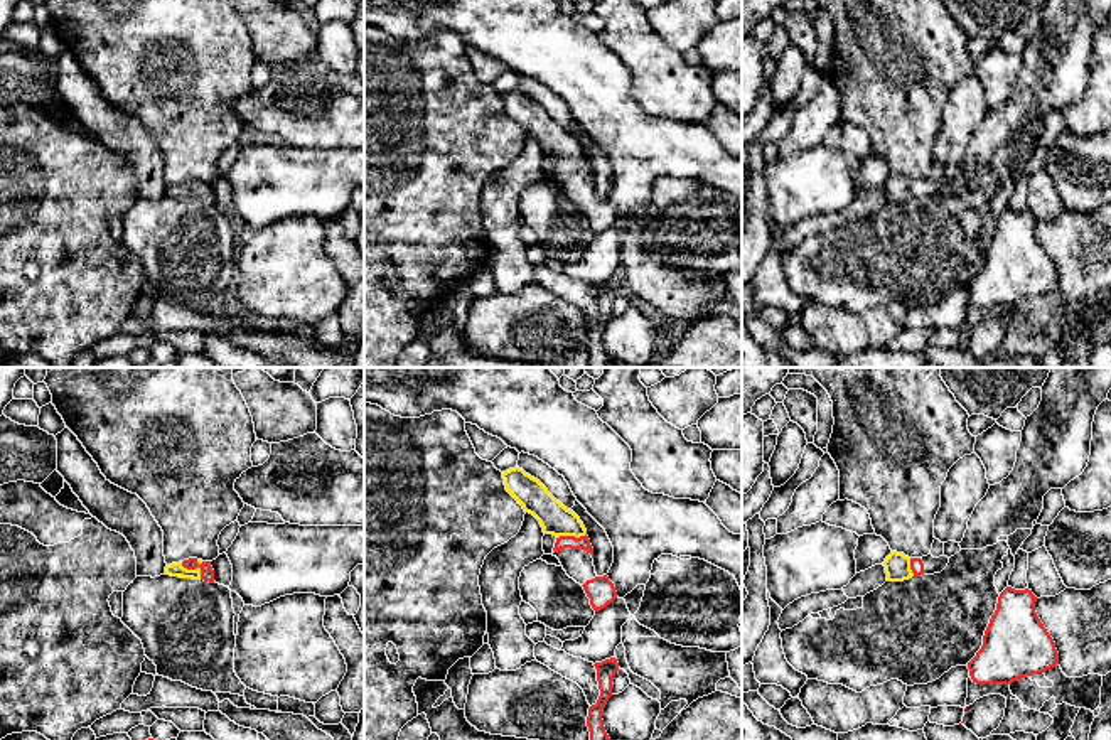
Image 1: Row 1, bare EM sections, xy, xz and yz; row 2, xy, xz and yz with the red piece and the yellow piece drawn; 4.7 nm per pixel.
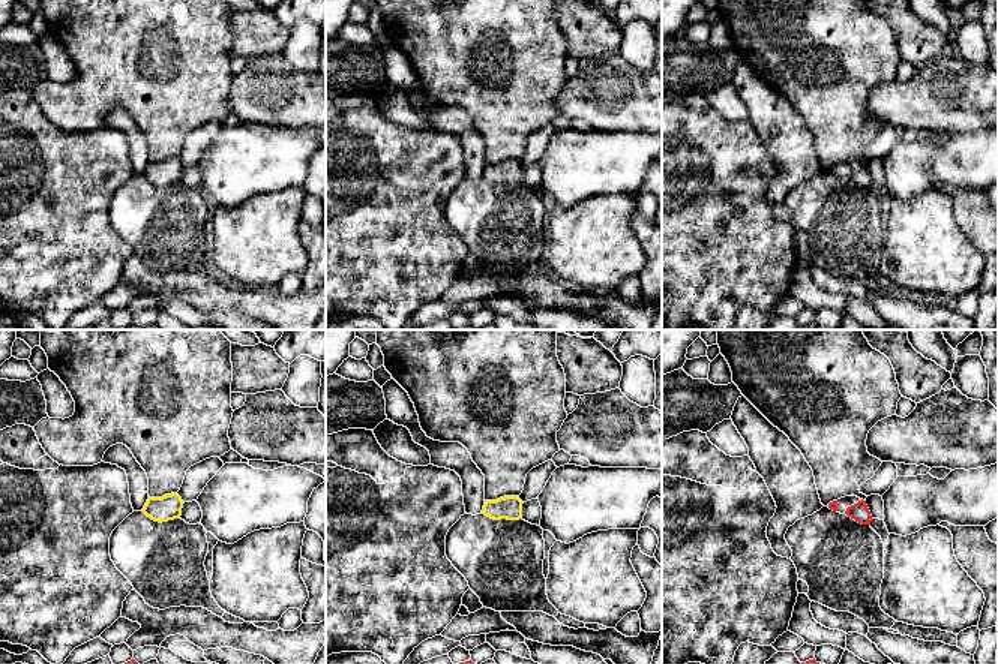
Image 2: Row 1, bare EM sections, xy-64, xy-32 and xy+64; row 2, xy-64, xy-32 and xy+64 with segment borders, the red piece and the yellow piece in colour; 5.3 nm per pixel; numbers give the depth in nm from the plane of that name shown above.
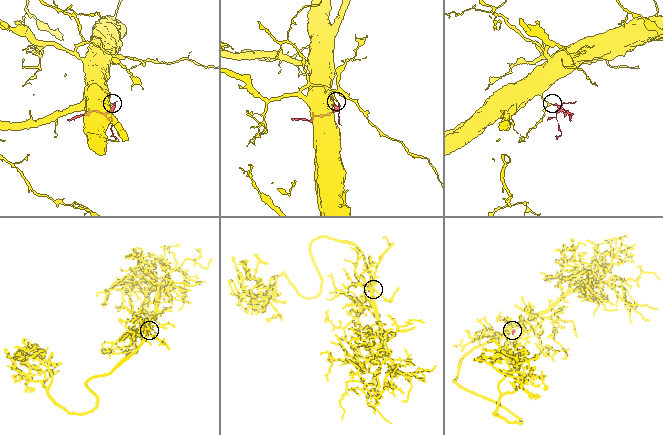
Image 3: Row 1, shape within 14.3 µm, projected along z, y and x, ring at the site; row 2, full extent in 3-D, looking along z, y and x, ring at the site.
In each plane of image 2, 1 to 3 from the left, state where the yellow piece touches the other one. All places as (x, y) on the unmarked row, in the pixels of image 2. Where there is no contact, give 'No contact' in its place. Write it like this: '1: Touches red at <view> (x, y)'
1: No contact
2: No contact
3: No contact

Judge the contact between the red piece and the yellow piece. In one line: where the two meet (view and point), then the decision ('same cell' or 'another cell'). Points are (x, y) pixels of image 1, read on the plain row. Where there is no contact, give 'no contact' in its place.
xy (194, 191) | same cell

